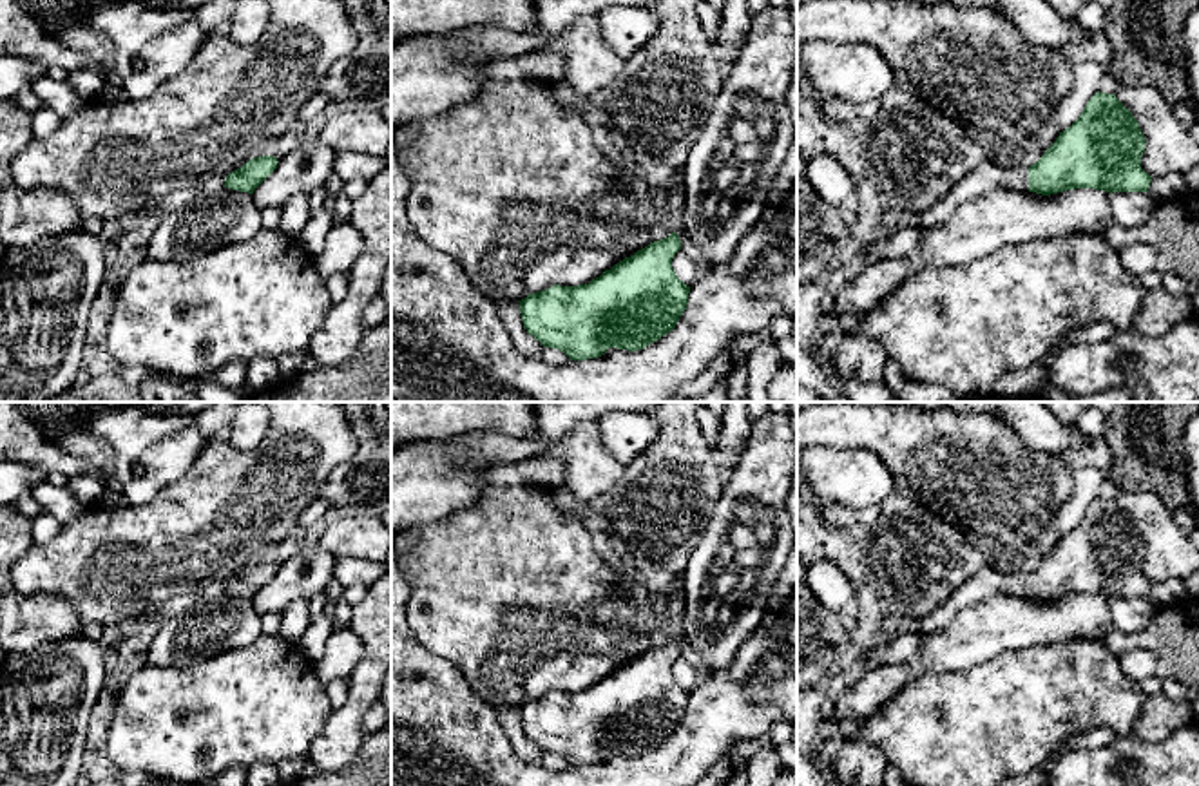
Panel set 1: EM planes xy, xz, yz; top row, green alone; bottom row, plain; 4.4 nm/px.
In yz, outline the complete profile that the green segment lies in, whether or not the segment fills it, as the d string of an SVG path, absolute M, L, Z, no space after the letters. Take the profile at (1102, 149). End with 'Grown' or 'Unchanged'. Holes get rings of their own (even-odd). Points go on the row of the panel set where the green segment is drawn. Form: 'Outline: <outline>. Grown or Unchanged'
Outline: M1096 92L1079 118L1031 167L998 165L991 159L953 185L929 210L907 216L889 210L871 244L895 237L902 228L926 228L947 221L962 205L996 190L1050 196L1074 188L1148 192L1152 176L1141 168L1145 136L1116 94Z. Grown

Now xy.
Outline: M273 156L254 158L241 168L230 172L225 179L225 187L254 194L254 190L277 168L277 163Z. Unchanged

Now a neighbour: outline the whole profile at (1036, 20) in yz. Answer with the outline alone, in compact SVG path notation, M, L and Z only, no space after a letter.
M920 0L954 5L989 7L1005 16L1016 31L1031 43L1065 47L1090 34L1078 18L1061 16L1047 0Z

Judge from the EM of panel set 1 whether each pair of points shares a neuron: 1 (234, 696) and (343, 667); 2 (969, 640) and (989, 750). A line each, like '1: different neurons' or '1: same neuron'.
1: different neurons
2: different neurons

